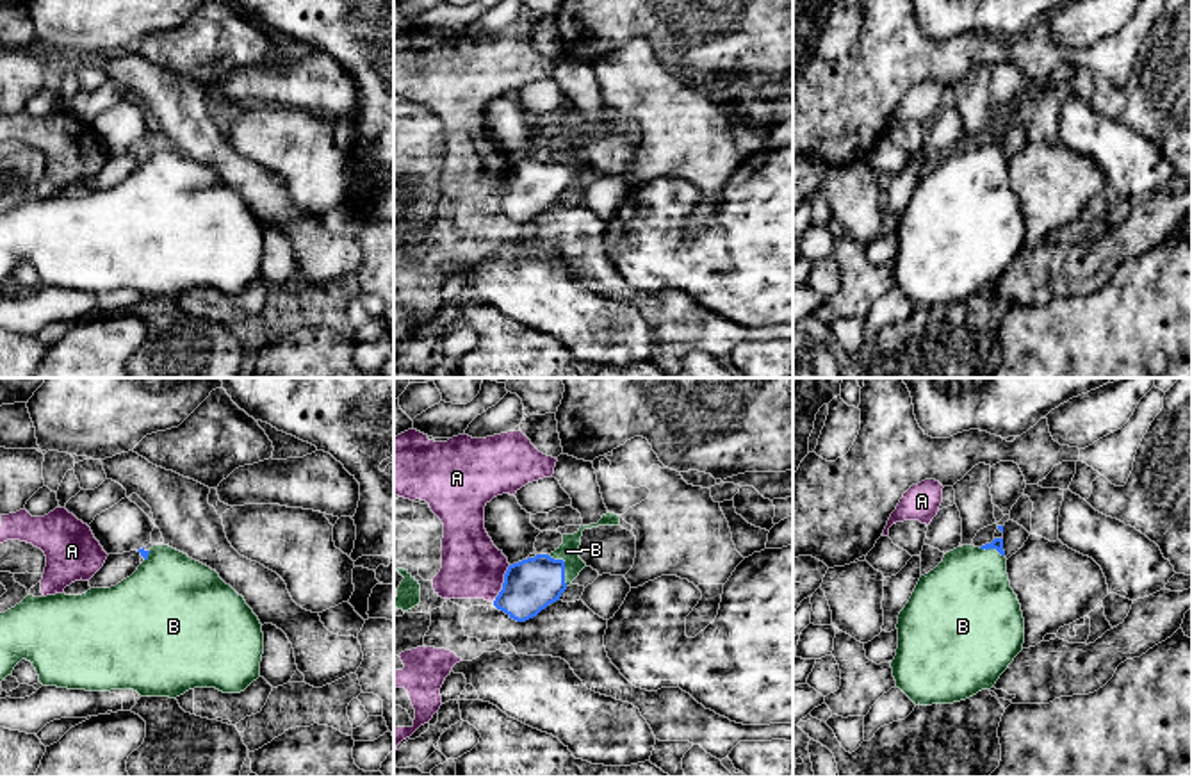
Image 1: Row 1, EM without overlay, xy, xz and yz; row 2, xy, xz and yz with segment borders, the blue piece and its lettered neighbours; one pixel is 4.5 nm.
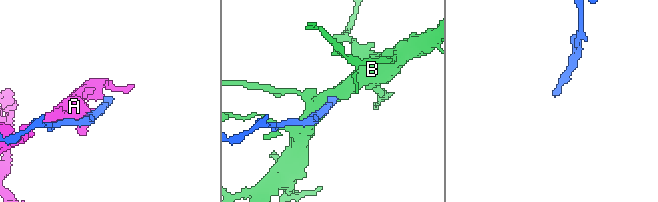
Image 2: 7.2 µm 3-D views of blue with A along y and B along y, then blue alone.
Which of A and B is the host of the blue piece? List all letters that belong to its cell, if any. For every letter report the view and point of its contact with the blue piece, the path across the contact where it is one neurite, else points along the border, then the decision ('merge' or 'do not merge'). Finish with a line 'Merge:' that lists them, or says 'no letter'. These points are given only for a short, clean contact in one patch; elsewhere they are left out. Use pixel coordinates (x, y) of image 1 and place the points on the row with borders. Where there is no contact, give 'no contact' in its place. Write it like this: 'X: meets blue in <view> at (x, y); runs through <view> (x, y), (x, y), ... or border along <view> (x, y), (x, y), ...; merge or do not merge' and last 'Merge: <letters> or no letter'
A: meets blue in xz at (503, 583); do not merge
B: meets blue in xz at (563, 565); runs through xz (531, 585), (563, 565), (567, 551); merge
Merge: B

